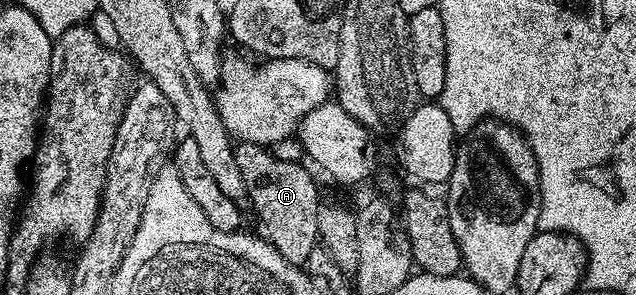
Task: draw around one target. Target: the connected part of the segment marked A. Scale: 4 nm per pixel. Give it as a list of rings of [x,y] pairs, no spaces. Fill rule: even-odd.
[[[239,142],[235,146],[235,159],[245,180],[250,209],[255,209],[267,241],[285,256],[285,260],[305,264],[320,241],[317,216],[321,200],[310,172],[305,165],[279,159],[270,149],[252,142]]]

